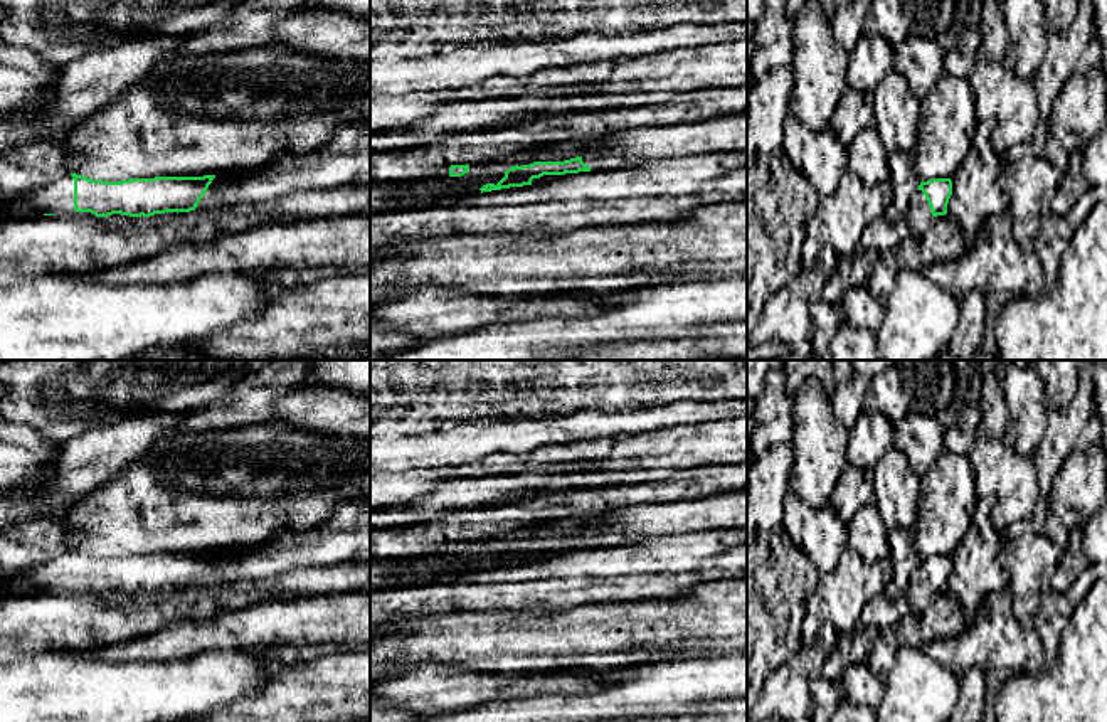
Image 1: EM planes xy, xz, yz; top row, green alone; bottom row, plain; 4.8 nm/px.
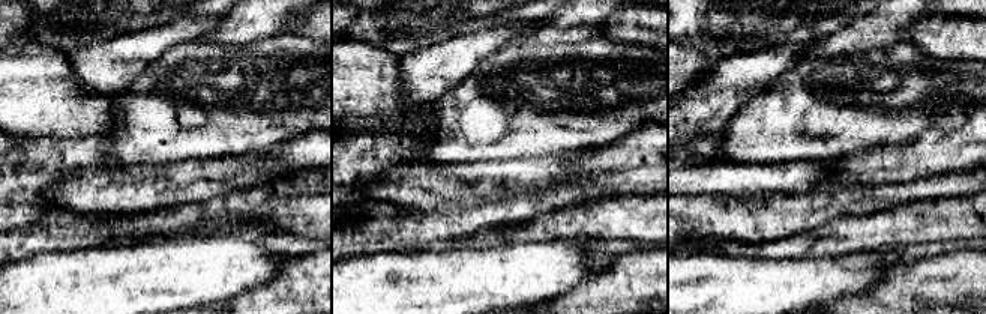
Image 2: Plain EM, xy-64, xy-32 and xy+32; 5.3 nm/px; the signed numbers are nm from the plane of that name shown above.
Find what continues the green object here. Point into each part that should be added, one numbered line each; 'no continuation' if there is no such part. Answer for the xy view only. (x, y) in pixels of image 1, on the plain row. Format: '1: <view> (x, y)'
1: xy (58, 574)

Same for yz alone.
1: yz (919, 594)

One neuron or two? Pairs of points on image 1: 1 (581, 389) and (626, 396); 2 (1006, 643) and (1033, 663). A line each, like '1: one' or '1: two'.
1: one
2: one

